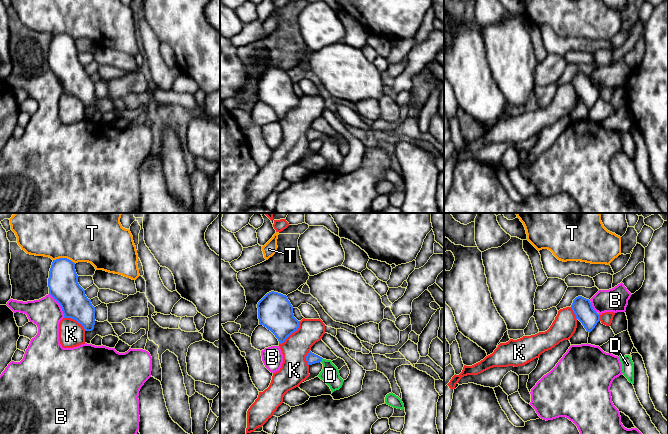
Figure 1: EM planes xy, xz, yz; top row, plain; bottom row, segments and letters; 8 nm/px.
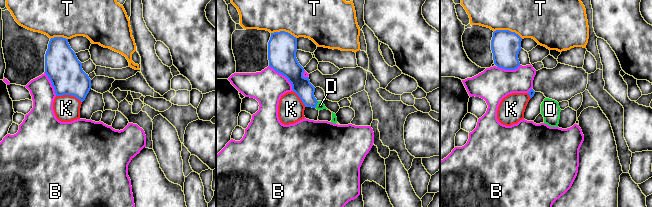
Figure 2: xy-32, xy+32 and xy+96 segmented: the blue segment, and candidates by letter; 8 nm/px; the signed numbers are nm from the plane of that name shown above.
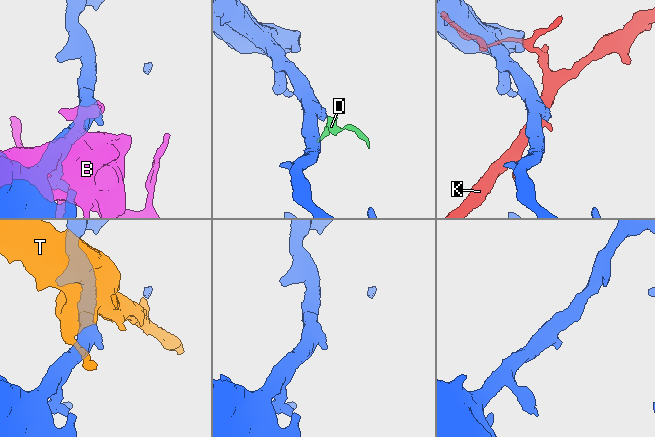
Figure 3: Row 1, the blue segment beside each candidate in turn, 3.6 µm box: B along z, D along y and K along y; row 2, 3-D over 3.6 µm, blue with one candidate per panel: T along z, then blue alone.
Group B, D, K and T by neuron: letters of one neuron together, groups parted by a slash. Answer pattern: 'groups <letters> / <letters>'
groups B / D / K / T

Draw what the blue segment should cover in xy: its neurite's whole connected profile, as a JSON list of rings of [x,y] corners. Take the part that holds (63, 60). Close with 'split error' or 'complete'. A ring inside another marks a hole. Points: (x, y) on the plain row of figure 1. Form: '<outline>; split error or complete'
[[[67,34],[53,36],[48,54],[49,70],[60,80],[64,94],[81,100],[85,107],[95,101],[95,83],[78,59],[75,39]]]; complete

